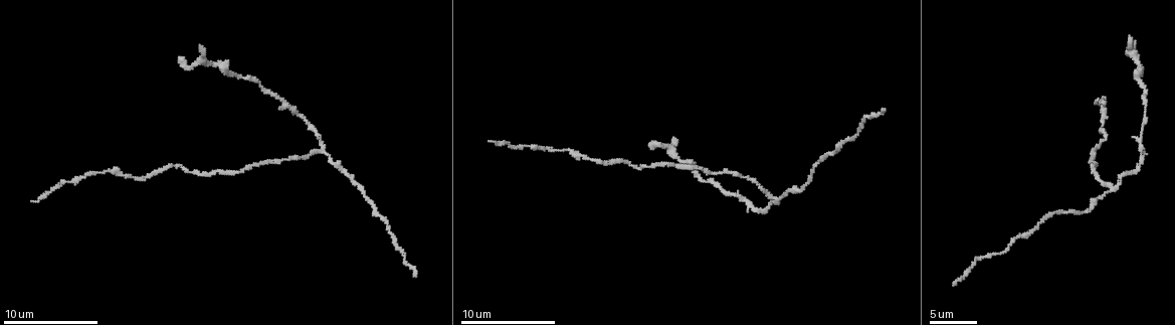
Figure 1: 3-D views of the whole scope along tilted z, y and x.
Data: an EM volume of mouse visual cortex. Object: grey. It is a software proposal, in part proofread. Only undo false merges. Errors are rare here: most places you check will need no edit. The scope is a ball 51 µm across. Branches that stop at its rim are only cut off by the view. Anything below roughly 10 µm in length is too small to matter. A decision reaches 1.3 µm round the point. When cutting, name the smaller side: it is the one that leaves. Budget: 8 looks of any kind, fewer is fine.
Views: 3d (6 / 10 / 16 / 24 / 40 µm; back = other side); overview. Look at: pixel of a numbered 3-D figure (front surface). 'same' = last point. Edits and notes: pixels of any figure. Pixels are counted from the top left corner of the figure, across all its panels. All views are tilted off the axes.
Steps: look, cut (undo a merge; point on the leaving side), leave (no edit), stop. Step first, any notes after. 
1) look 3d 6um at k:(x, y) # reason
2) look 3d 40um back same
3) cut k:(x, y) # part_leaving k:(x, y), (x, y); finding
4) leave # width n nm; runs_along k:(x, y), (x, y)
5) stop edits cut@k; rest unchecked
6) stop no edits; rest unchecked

look 3d 10um at 1:(1141, 85) # sudden change in width

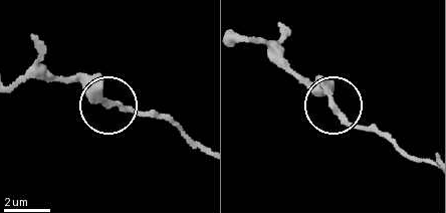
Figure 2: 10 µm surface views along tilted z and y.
leave # width 230 nm; runs_along 2:(424, 161), (375, 132), (348, 125), (285, 58); all the same cell

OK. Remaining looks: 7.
look 3d 6um at 1:(271, 161)

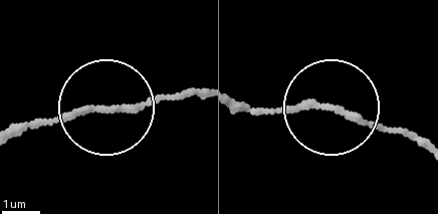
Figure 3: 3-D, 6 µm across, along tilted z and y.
look 3d 6um back at 3:(99, 108)

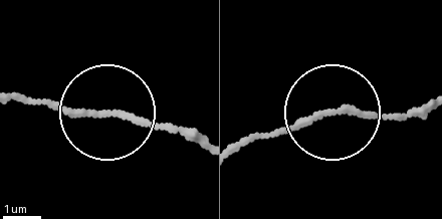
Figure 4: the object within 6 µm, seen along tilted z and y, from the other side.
leave # side_arm 30 um; runs_along 4:(339, 115), (311, 114), (236, 145); all the same cell

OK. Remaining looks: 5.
look 3d 6um at 1:(777, 201)

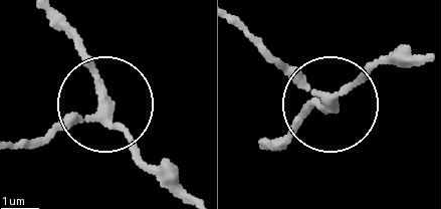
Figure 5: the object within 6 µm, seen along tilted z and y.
look 3d 6um back at 5:(105, 112)

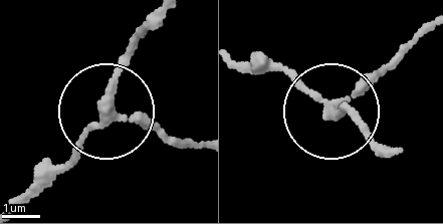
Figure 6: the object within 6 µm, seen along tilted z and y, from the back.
leave # runs_along 6:(200, 148), (134, 126), (111, 104), (145, 30); continuous, no second cell

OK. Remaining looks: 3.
look 3d 10um at 1:(601, 162) # thick turns thin

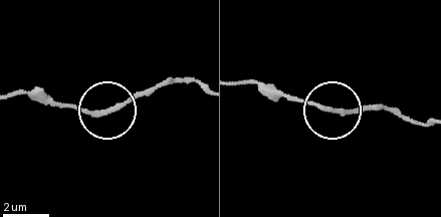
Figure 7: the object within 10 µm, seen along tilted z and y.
leave # runs_along 7:(424, 124), (378, 109), (341, 113), (268, 92); all the same cell

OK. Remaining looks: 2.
stop no edits; rest unchecked

